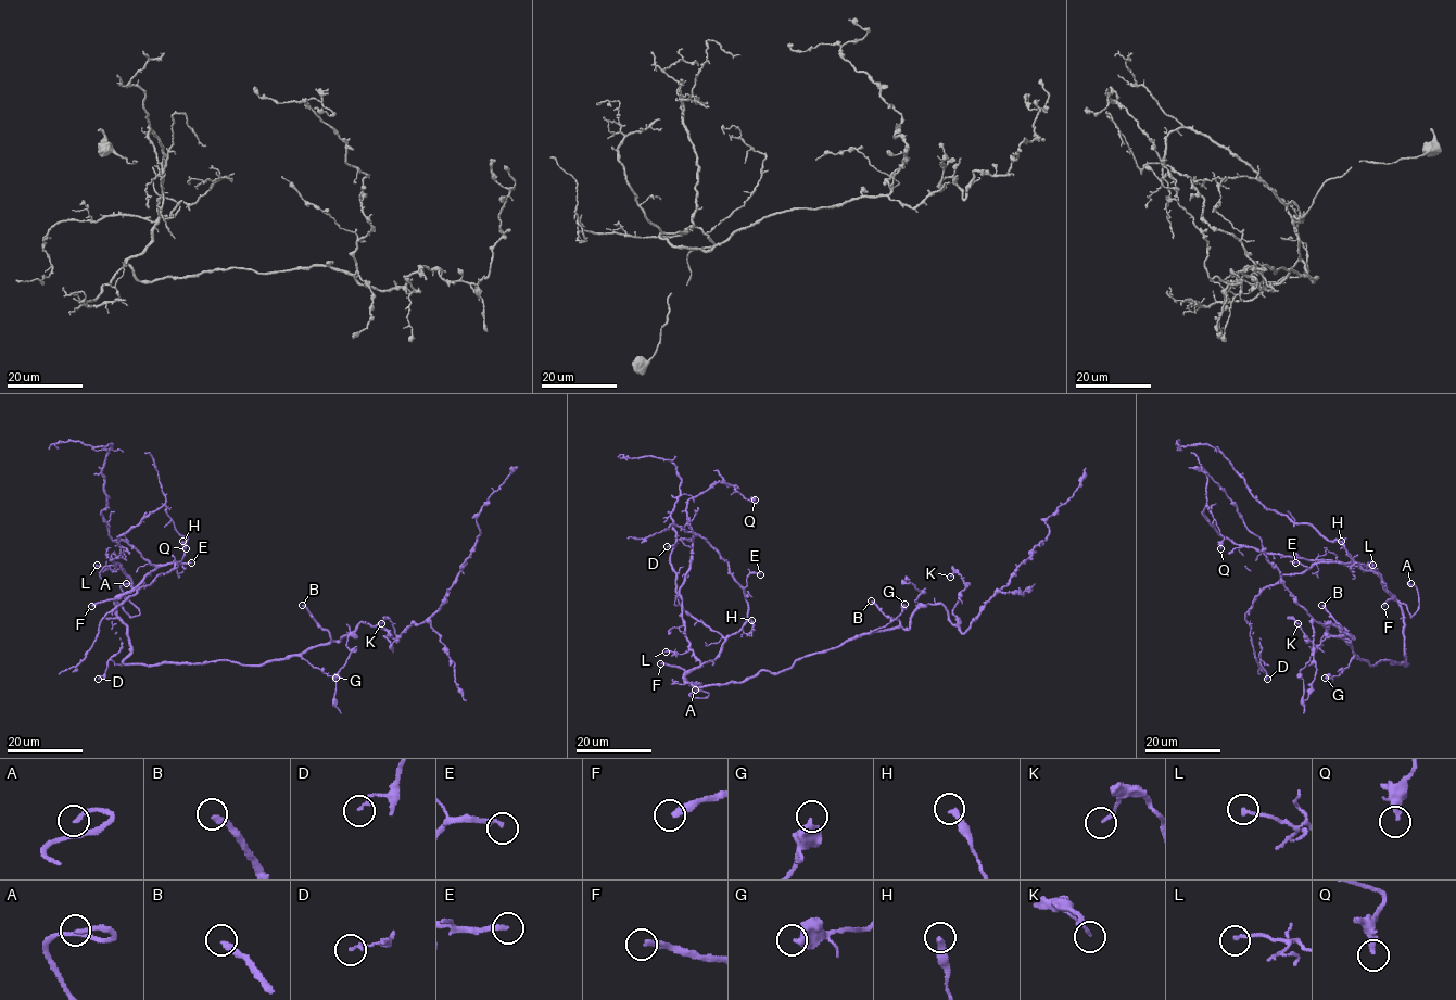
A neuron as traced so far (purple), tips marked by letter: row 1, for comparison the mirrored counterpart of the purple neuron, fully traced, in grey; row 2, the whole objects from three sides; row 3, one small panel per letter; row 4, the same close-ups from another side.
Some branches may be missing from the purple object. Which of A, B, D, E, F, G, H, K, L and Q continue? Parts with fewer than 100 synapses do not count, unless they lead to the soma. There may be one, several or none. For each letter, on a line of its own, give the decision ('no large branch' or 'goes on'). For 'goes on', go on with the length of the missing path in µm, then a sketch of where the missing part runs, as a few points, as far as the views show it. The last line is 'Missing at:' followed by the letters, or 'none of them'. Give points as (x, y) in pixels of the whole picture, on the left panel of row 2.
A: goes on | 40 µm | (126, 583), (100, 583), (75, 592), (88, 561)
B: goes on | 90 µm | (302, 605), (276, 584), (275, 574), (277, 555), (296, 556), (302, 545), (283, 510), (252, 488), (296, 456)
D: no large branch
E: no large branch
F: goes on | 150 µm
G: no large branch
H: no large branch
K: no large branch
L: no large branch
Q: no large branch
Missing at: A, B, F

